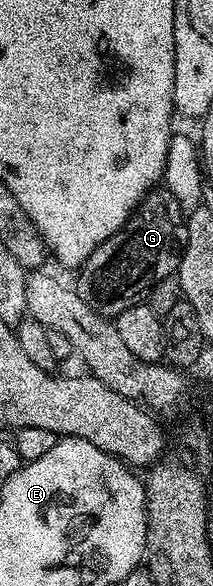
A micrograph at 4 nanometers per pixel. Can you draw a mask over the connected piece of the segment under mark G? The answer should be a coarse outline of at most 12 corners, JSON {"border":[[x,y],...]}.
{"border":[[149,191],[79,267],[98,314],[145,302],[179,272],[186,213]]}

